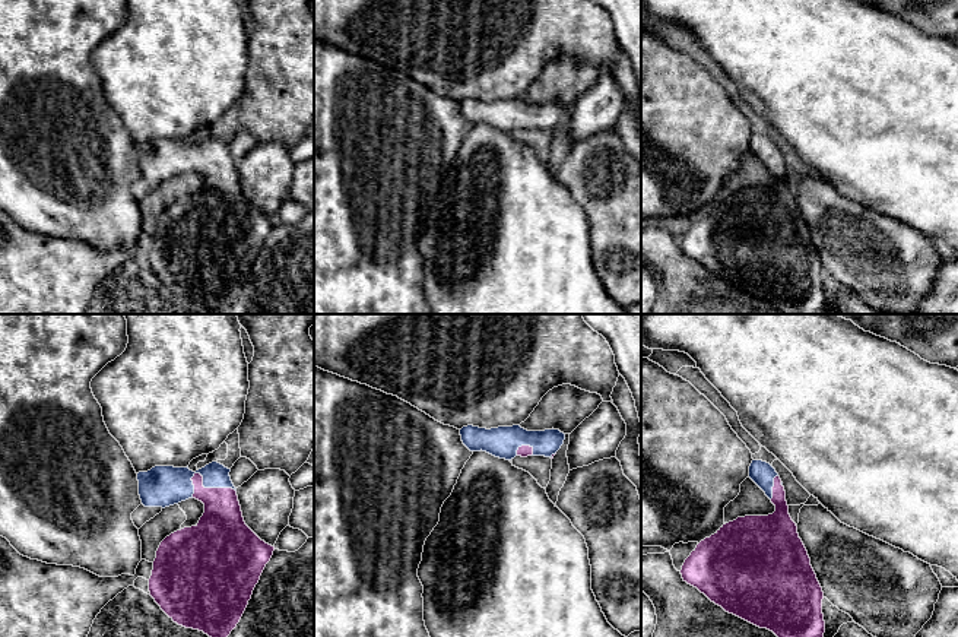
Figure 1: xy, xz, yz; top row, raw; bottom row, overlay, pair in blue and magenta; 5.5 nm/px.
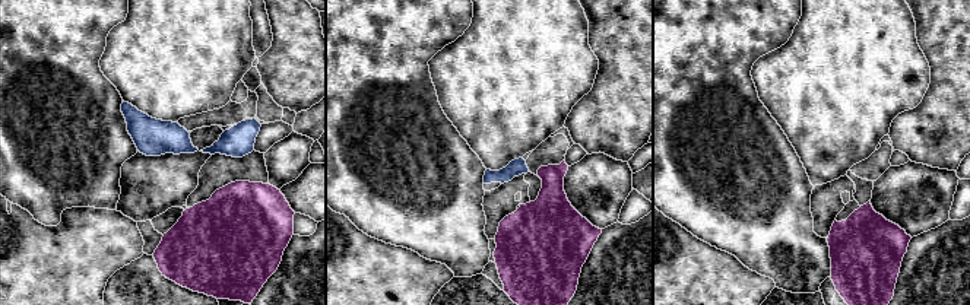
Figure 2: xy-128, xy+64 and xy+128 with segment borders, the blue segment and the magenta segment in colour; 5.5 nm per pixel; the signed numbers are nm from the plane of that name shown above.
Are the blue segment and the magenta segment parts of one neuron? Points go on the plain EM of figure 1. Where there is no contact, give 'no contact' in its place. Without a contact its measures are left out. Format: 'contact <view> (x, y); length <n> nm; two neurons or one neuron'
contact xy (209, 159); length 260 nm; one neuron

